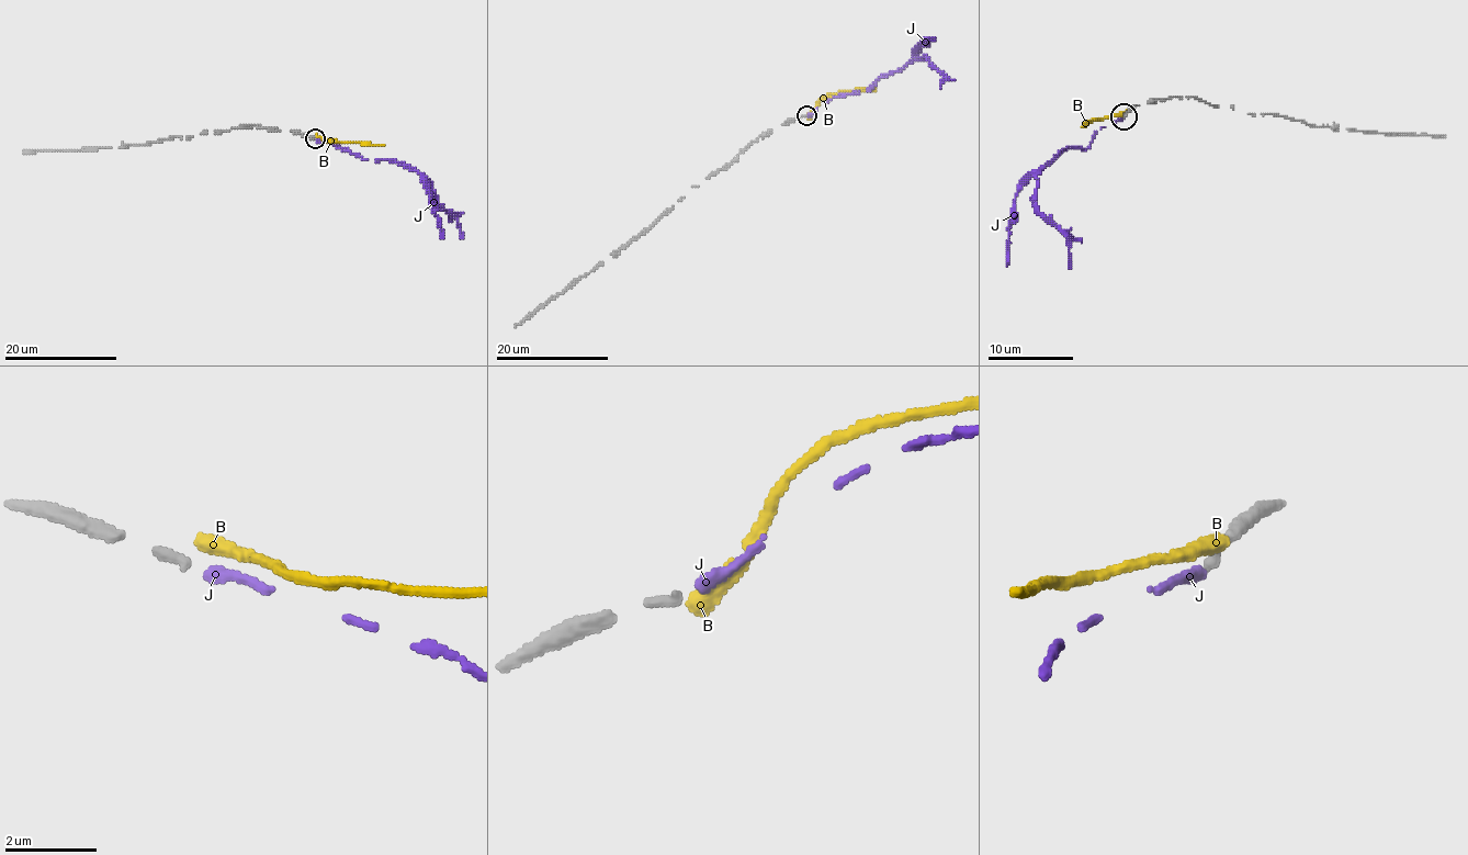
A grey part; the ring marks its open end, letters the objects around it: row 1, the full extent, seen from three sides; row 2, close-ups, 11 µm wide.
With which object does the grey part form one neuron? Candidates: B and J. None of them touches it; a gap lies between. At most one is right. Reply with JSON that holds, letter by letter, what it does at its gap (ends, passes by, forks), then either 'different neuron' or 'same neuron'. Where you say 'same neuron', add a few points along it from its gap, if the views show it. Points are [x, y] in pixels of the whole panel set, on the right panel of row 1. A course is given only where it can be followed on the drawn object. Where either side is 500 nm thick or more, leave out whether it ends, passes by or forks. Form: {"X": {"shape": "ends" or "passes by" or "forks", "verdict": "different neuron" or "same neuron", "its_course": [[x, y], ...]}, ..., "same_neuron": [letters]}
{"B": {"shape": "ends", "verdict": "different neuron"}, "J": {"shape": "ends", "verdict": "same neuron", "its_course": [[1124, 117], [1096, 131], [1087, 148], [1062, 150], [1036, 176], [1036, 207], [1066, 238], [1071, 268]]}, "same_neuron": ["J"]}

